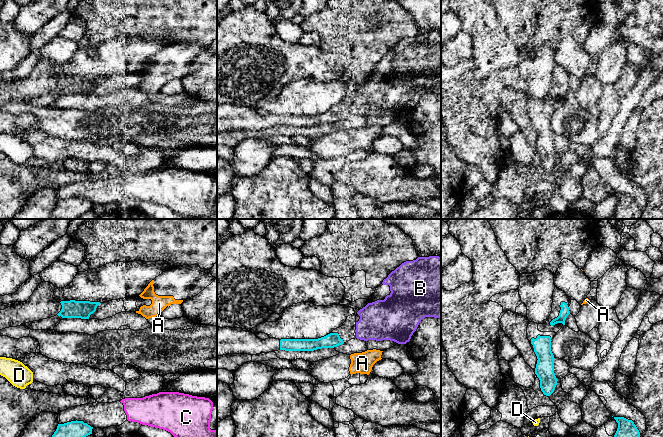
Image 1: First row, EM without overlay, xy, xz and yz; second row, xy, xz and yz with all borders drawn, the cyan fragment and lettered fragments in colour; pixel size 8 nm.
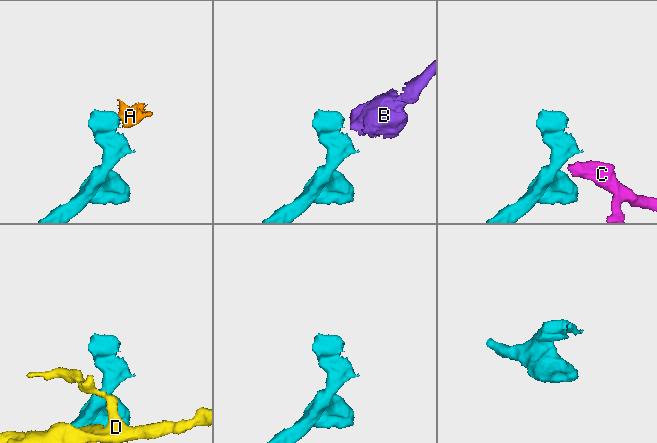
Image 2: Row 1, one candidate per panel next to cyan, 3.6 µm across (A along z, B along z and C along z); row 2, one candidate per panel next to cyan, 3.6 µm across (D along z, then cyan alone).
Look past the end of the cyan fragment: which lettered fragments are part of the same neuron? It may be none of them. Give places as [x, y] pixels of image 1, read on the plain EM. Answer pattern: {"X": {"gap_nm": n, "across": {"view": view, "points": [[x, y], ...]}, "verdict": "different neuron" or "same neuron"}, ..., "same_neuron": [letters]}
{"A": {"gap_nm": 110, "across": {"view": "yz", "points": [[568, 83], [581, 80]]}, "verdict": "different neuron"}, "B": {"gap_nm": 110, "across": {"view": "xz", "points": [[343, 117], [356, 113]]}, "verdict": "same neuron"}, "C": {"gap_nm": 280, "across": {"view": "xy", "points": [[92, 203], [127, 195]]}, "verdict": "different neuron"}, "D": {"gap_nm": 190, "across": {"view": "yz", "points": [[546, 171], [539, 194]]}, "verdict": "different neuron"}, "same_neuron": ["B"]}

